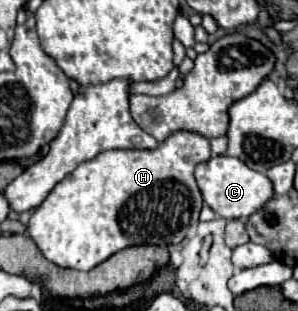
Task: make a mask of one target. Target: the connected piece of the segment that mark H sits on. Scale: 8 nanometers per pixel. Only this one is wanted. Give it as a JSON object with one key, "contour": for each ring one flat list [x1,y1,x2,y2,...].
{"contour":[[175,131,153,151,141,149,113,149,101,151,95,159,81,163,69,177,55,185,49,197,35,209,27,231,41,249,41,253,55,265,89,271,103,263,113,253,133,245,161,245,173,247,181,243,191,225,199,221,203,207,201,191,195,183,195,165,211,157,209,139,193,131]]}

